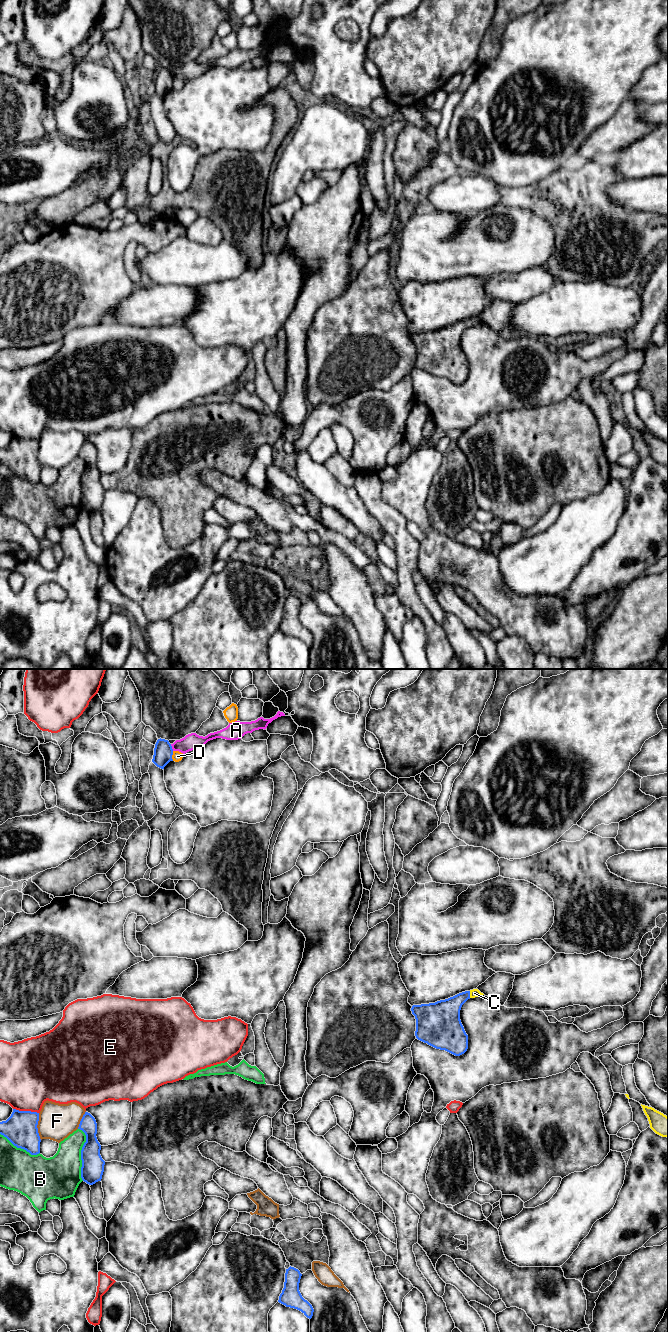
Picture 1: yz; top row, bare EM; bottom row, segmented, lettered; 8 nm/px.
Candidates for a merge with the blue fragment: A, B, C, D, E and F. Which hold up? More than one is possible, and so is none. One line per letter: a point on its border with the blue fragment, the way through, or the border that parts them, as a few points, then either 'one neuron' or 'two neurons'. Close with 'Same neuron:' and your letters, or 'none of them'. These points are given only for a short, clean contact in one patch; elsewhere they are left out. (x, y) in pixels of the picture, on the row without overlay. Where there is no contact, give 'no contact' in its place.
A: contact yz (171, 75); two neurons
B: contact yz (81, 482); two neurons
C: contact yz (469, 322); way yz (445, 342), (462, 325), (469, 322), (474, 321); one neuron
D: contact yz (171, 84); two neurons
E: contact yz (26, 439); two neurons
F: contact yz (36, 454); two neurons
Same neuron: C

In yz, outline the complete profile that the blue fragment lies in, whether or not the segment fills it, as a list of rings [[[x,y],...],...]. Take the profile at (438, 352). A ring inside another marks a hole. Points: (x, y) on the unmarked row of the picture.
[[[473,317],[435,331],[413,333],[416,366],[455,384],[464,382],[468,377],[468,363],[460,348],[460,338],[468,327],[482,323]]]

